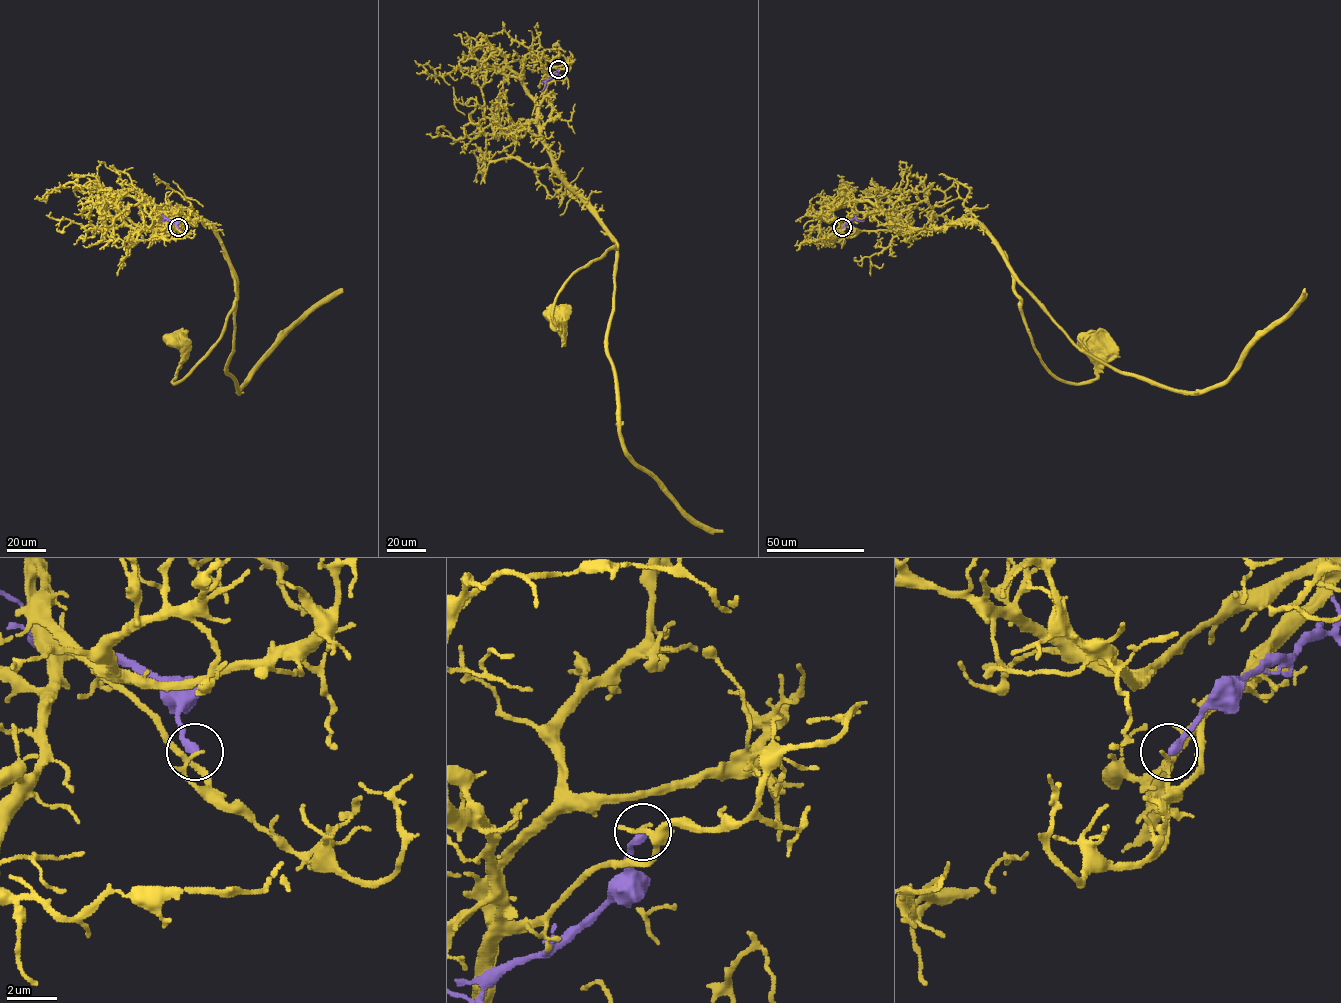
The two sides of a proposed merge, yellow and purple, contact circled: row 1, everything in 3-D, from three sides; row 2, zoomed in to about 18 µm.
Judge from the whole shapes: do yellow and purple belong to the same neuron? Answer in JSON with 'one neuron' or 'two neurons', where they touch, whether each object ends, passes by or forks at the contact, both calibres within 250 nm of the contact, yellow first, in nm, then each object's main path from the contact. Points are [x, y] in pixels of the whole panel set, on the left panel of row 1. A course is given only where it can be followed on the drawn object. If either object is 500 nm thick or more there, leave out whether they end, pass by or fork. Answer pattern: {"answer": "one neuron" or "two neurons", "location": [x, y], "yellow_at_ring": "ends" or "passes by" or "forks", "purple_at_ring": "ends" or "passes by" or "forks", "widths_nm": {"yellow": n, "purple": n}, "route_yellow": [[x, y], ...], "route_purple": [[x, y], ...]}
{"answer": "two neurons", "location": [178, 227], "yellow_at_ring": "ends", "purple_at_ring": "ends", "widths_nm": {"yellow": 170, "purple": 320}, "route_yellow": [[178, 228], [159, 212], [164, 228], [197, 220], [212, 227], [237, 297], [220, 339], [173, 383], [179, 339]], "route_purple": [[178, 228], [173, 221], [162, 220]]}

